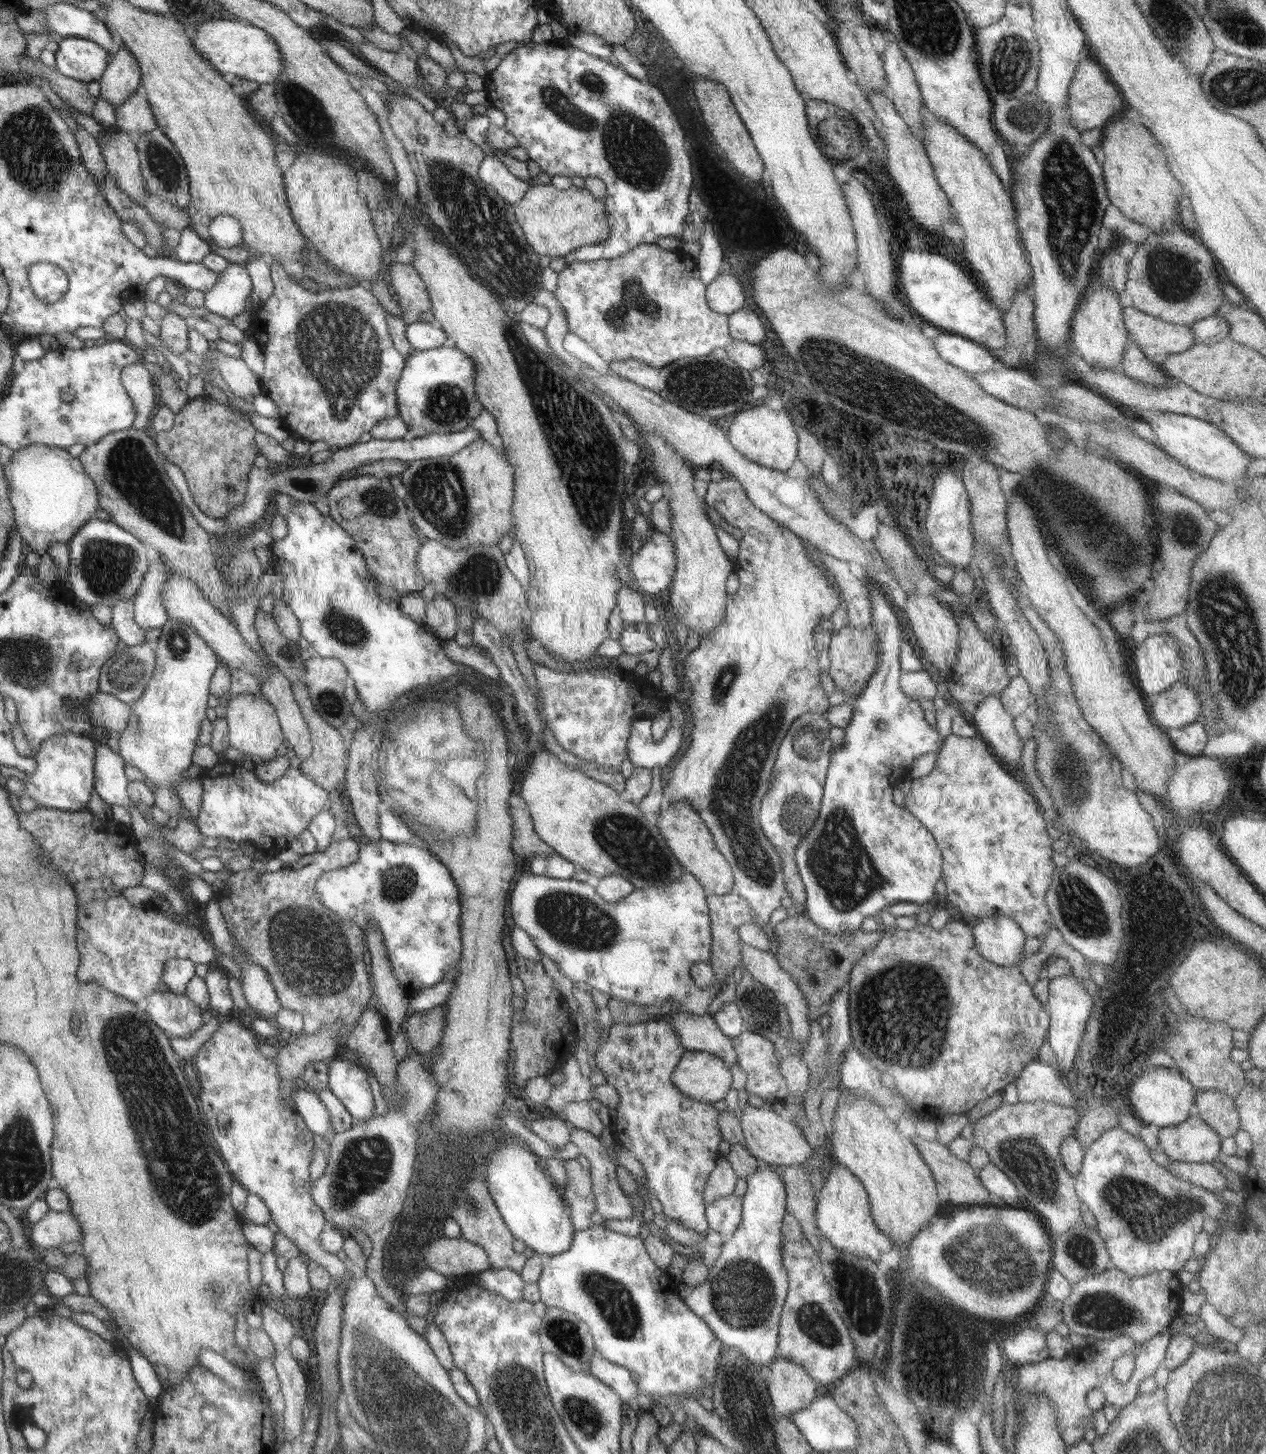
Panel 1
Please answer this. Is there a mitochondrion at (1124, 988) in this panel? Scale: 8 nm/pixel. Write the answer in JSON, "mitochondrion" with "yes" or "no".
{"mitochondrion":"no"}

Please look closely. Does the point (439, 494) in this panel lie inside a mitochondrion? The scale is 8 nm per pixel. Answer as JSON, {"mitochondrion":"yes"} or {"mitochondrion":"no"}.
{"mitochondrion":"yes"}

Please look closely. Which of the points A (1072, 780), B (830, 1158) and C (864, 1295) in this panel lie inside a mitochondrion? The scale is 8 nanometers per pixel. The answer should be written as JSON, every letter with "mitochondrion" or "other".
{"A":"mitochondrion","B":"other","C":"mitochondrion"}

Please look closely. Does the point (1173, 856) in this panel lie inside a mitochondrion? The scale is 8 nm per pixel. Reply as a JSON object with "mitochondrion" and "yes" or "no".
{"mitochondrion":"no"}

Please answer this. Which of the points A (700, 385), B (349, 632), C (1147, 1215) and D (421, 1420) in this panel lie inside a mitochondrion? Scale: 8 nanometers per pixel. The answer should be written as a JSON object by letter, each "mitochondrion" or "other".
{"A":"mitochondrion","B":"mitochondrion","C":"mitochondrion","D":"mitochondrion"}

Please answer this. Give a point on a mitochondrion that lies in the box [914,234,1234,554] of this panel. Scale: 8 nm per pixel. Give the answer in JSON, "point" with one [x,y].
{"point":[1176,275]}

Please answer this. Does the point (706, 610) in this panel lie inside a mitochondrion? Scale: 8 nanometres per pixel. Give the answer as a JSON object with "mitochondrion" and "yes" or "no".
{"mitochondrion":"no"}

